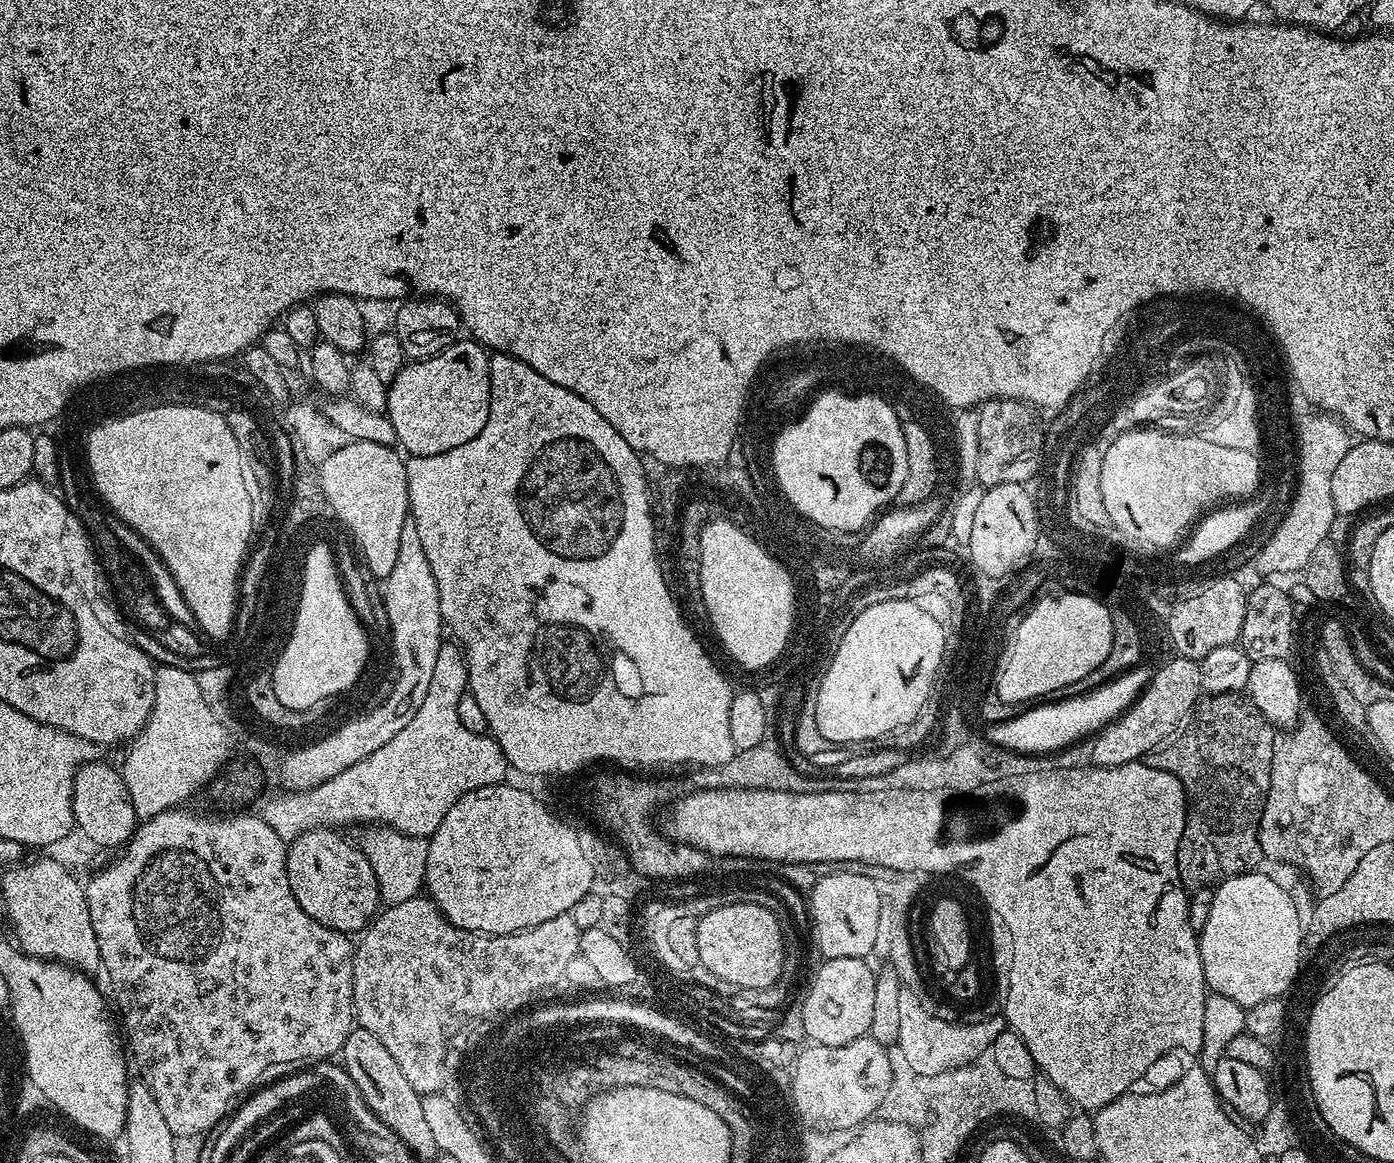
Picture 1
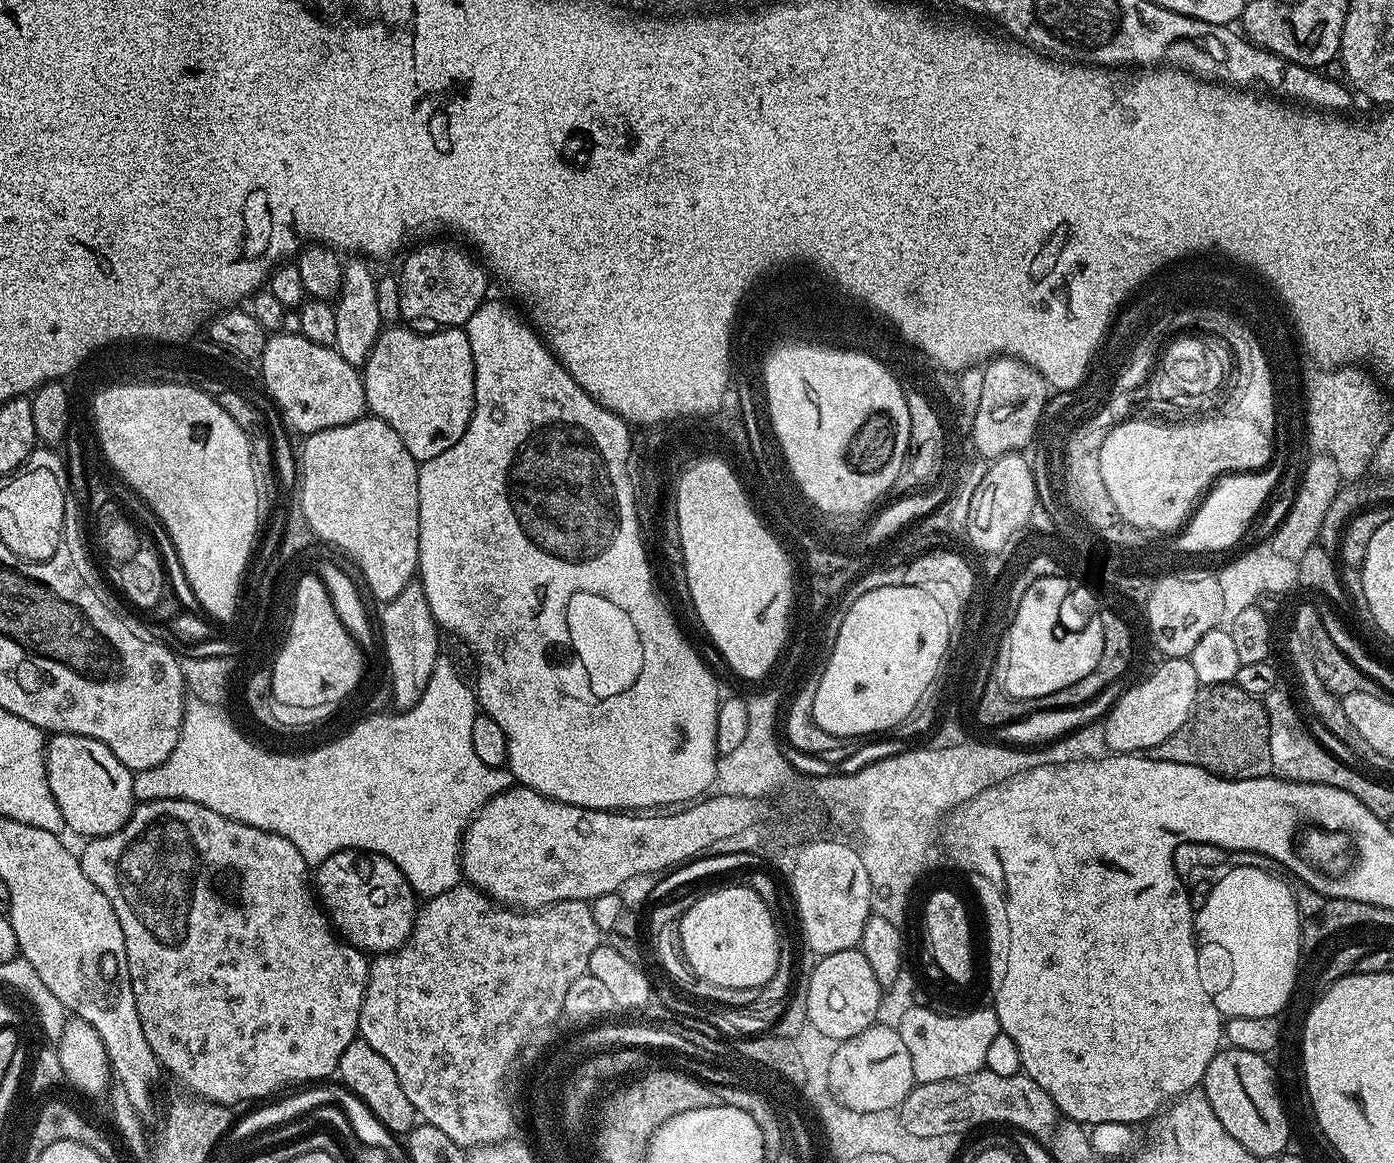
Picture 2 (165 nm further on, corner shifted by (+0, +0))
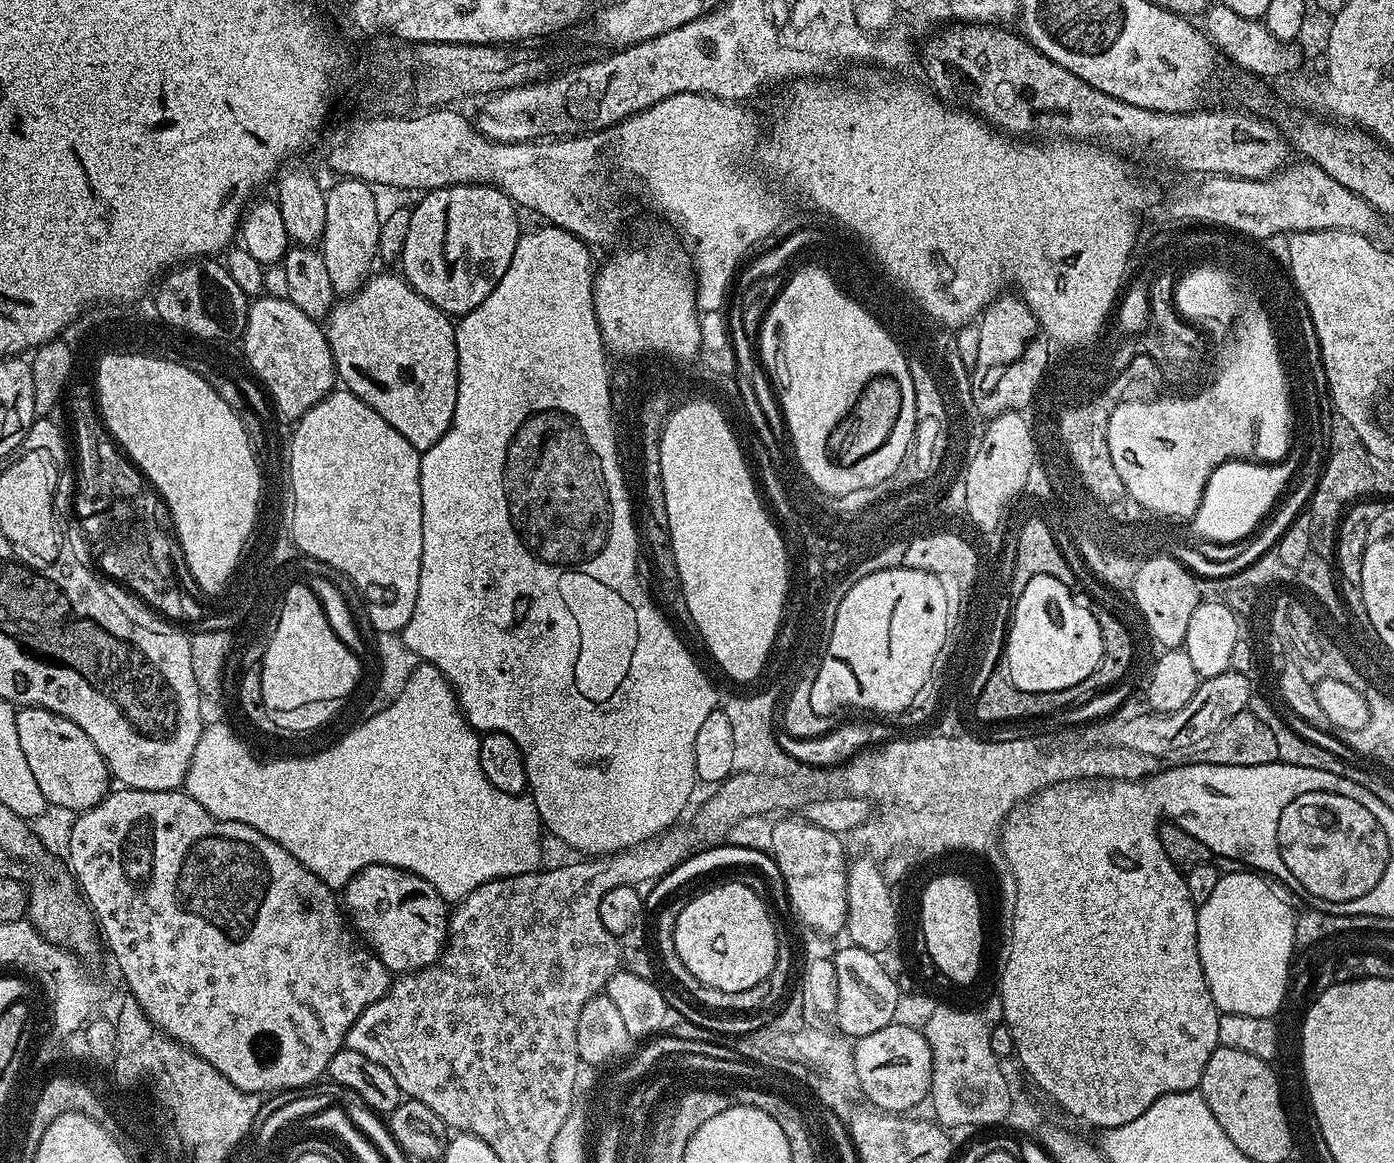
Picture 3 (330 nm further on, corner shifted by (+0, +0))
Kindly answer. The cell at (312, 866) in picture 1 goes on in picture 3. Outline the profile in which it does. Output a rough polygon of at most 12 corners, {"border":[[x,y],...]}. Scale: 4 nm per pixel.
{"border":[[366,866],[342,889],[389,973],[429,968],[450,908],[421,876]]}

